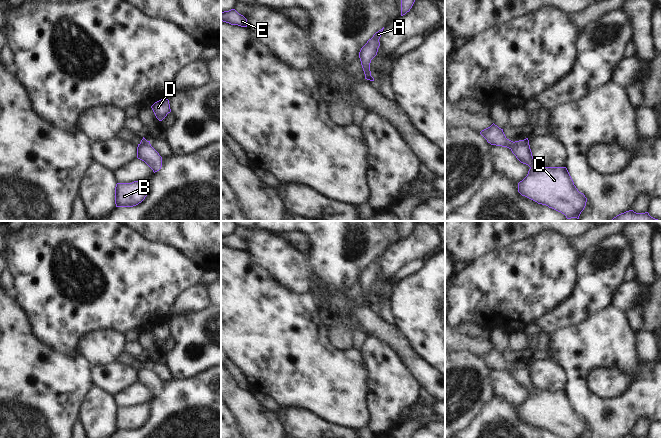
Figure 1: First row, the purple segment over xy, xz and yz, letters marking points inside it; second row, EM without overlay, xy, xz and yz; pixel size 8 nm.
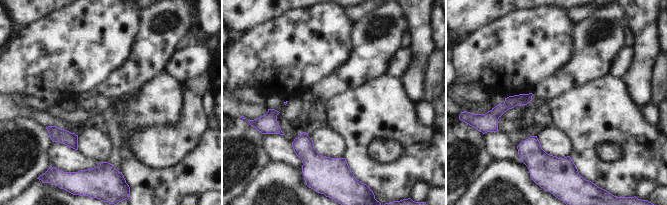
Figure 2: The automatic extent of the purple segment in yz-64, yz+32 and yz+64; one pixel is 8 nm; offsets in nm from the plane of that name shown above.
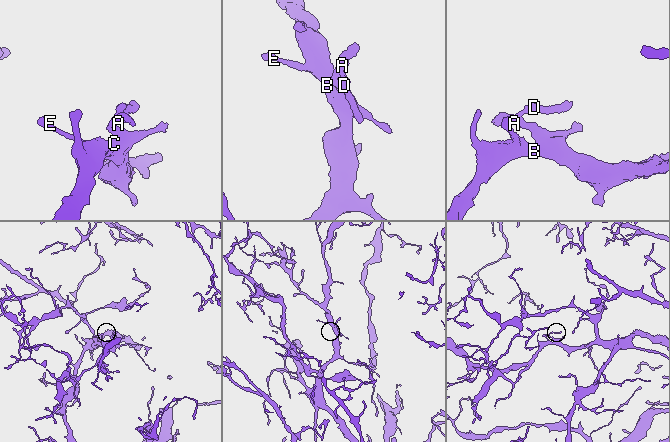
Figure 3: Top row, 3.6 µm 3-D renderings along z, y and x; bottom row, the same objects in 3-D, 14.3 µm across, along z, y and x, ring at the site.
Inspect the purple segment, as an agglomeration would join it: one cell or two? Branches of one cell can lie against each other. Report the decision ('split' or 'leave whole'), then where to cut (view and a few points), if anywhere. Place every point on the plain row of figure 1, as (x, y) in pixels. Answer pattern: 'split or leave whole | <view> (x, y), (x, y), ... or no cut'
leave whole | no cut

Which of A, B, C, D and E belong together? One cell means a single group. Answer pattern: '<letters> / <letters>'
A B C D E

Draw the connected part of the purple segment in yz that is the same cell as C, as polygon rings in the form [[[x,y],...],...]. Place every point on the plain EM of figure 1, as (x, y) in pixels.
[[[494,347],[480,358],[491,369],[509,372],[521,387],[530,391],[527,400],[518,407],[518,416],[522,420],[562,438],[581,438],[587,422],[578,415],[566,391],[537,389],[528,362],[513,366]]]

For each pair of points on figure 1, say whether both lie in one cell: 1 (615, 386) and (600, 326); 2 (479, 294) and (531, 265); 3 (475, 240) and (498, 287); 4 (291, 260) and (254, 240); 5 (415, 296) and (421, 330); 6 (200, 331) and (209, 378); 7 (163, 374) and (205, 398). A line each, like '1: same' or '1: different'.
1: different
2: same
3: different
4: same
5: same
6: different
7: different

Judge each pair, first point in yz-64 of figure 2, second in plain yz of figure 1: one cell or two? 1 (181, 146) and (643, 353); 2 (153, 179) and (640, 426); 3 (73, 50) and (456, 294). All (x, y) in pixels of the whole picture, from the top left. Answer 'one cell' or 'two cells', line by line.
1: one cell
2: two cells
3: one cell

